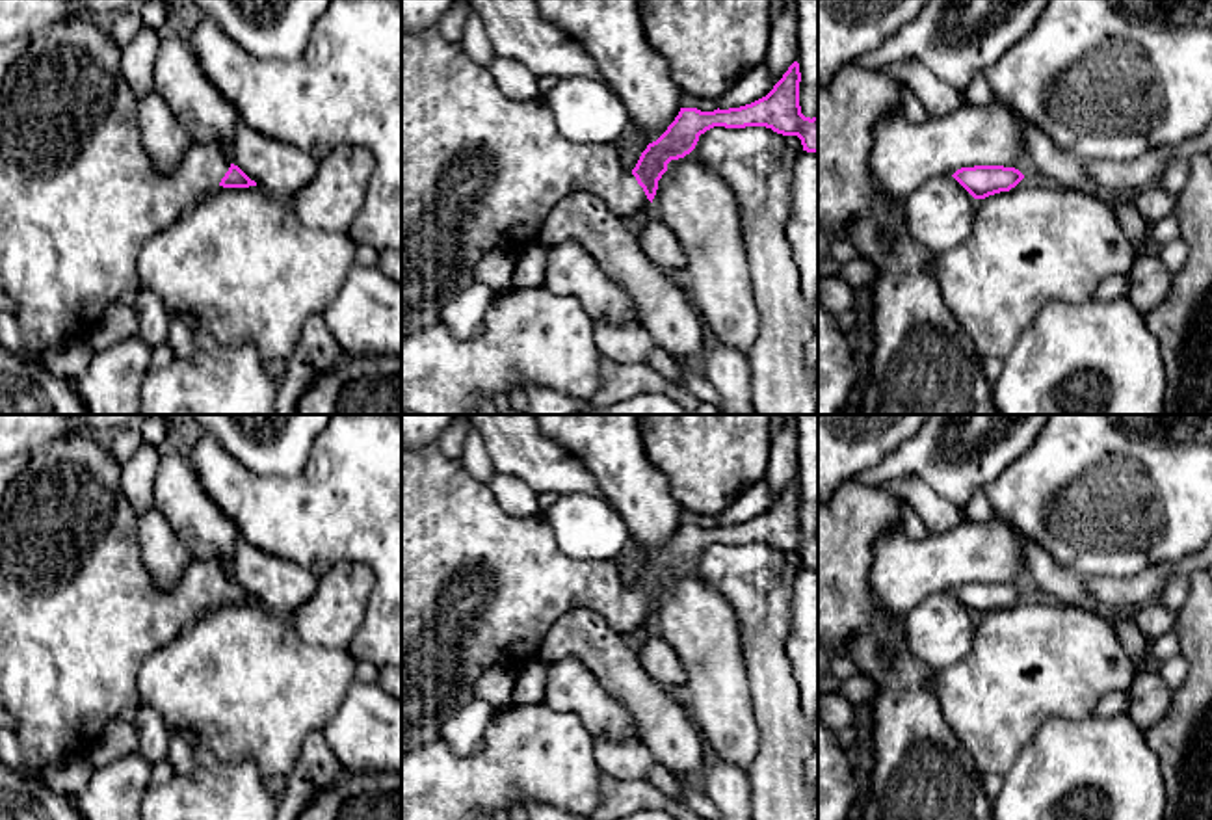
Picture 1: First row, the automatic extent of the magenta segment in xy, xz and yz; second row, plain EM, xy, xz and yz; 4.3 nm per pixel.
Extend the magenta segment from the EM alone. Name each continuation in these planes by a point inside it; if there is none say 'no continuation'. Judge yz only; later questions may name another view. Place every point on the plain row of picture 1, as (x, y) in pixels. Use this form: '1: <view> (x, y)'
no continuation

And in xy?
1: xy (79, 610)

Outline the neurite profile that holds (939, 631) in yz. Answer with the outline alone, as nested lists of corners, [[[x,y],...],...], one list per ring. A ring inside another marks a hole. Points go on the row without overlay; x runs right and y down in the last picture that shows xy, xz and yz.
[[[952,591],[926,597],[902,623],[913,656],[933,669],[954,666],[972,651],[974,614]]]

